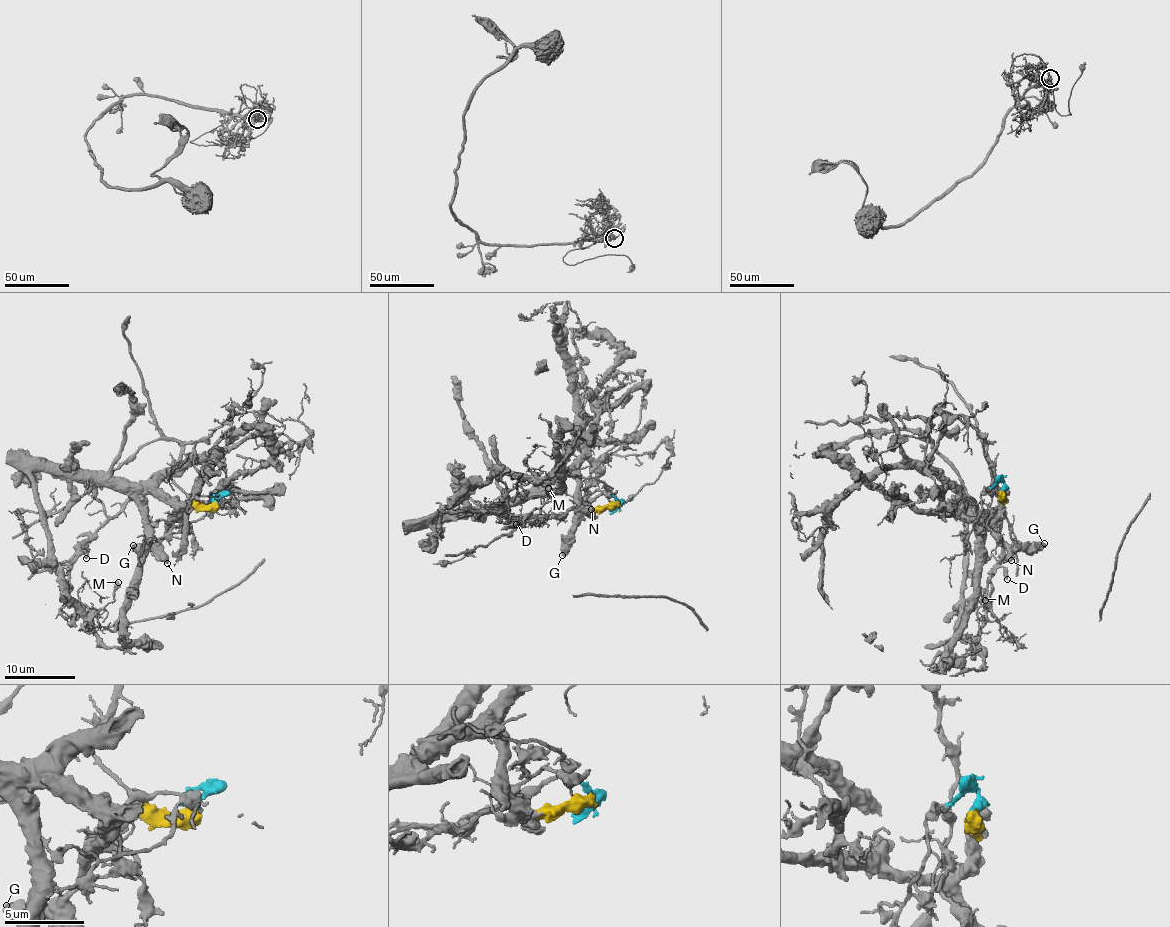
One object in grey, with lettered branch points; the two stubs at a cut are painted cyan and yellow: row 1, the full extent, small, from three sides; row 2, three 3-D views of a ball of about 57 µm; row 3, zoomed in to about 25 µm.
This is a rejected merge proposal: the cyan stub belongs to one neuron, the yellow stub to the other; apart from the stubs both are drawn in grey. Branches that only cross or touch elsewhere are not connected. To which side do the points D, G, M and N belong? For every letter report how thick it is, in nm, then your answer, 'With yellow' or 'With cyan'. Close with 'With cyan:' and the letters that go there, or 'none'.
D: Thickness 380 nm. With cyan
G: Thickness 600 nm. With yellow
M: Thickness 550 nm. With cyan
N: Thickness 650 nm. With yellow
With cyan: D, M

